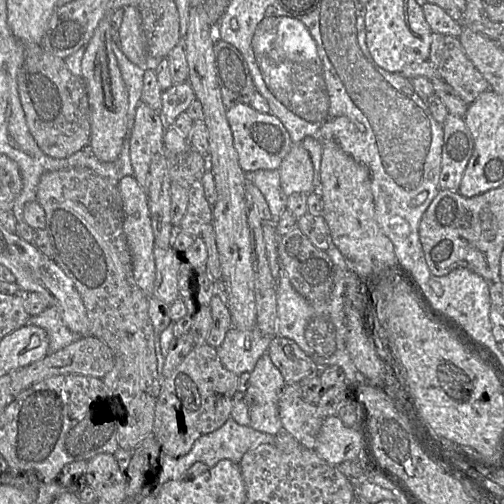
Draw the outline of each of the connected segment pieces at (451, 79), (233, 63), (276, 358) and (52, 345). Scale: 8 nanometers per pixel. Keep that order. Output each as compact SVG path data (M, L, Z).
M432 32L429 61L434 65L438 76L445 81L457 95L470 105L480 94L487 91L490 84L467 57L457 37Z
M217 39L213 46L215 74L219 84L222 101L226 109L232 108L237 104L249 105L254 93L257 91L248 64L241 54L232 44L221 39Z
M272 337L267 354L282 374L285 384L296 384L306 377L319 375L321 368L288 338Z
M49 307L39 315L30 316L27 324L44 329L49 338L49 353L54 353L79 340L80 335L72 332L55 308Z

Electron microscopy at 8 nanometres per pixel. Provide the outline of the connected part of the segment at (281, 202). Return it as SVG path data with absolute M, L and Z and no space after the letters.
M278 169L248 172L246 173L246 181L261 191L272 214L272 222L268 223L276 224L280 215L286 210L288 197L281 188Z

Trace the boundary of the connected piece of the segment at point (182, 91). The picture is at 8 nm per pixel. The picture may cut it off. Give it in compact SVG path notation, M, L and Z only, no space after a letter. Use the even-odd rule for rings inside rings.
M186 81L172 85L161 95L162 108L160 116L164 129L173 125L176 118L185 112L192 101L196 99L191 85Z

